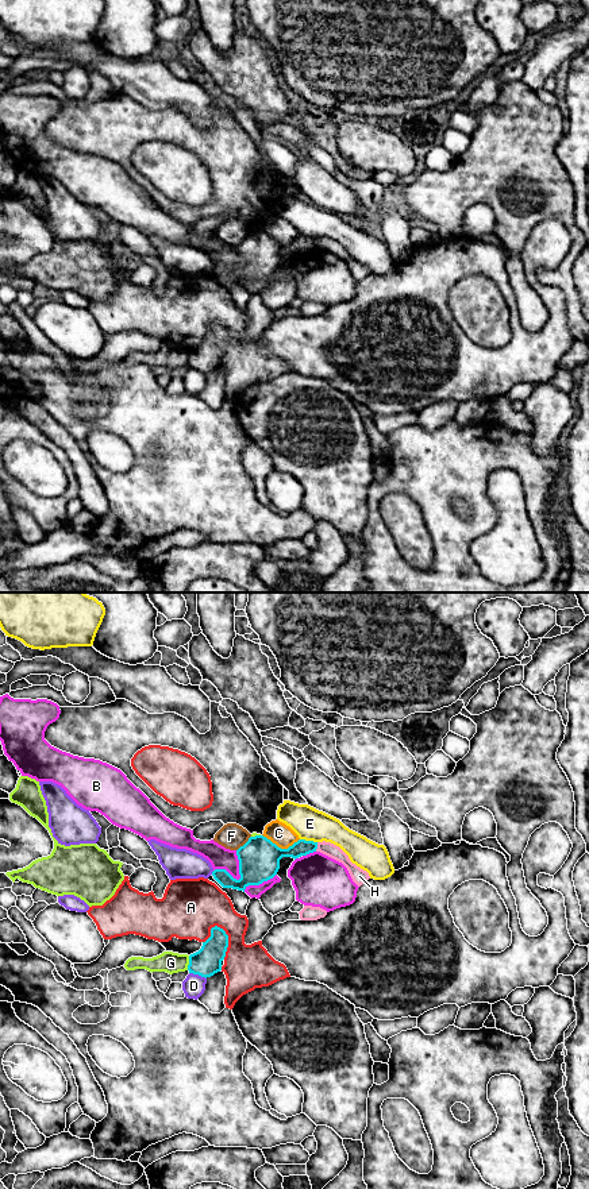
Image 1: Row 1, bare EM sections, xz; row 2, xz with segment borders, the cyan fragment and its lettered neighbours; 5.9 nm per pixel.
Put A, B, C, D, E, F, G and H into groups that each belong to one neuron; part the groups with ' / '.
A / B / C / D / E / F / G / H

